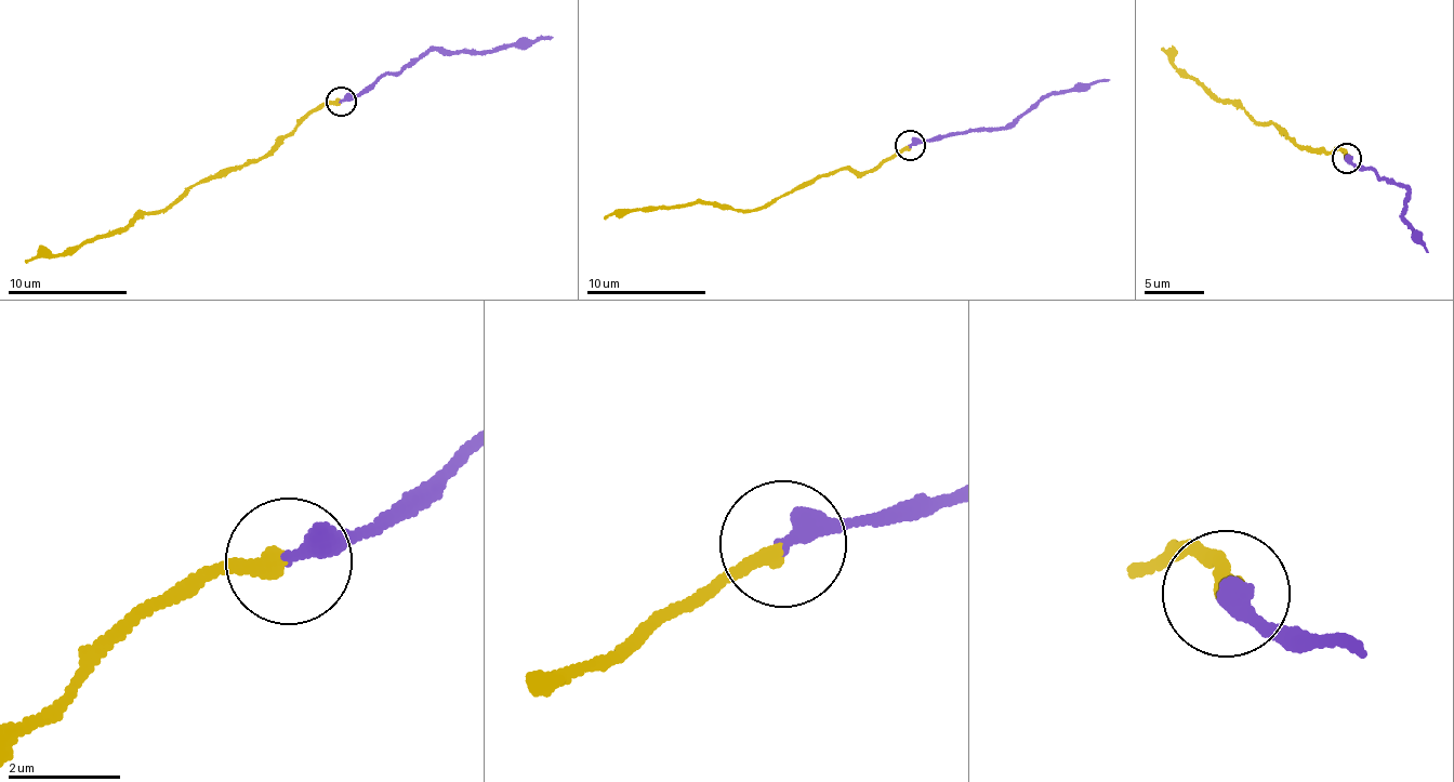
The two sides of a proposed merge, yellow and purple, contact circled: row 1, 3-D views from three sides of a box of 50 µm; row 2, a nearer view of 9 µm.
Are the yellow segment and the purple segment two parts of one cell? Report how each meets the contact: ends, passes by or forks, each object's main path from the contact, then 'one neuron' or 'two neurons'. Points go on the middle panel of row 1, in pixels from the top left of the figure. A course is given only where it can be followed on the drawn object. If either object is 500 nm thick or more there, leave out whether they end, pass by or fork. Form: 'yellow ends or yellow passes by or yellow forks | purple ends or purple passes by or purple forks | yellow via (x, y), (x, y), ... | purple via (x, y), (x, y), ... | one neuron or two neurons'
yellow ends | purple ends | yellow via (910, 145), (882, 160), (874, 171), (838, 170), (758, 208), (727, 210), (700, 203), (638, 209), (606, 219) | purple via (910, 145), (973, 130), (1010, 126), (1051, 92), (1109, 80) | one neuron

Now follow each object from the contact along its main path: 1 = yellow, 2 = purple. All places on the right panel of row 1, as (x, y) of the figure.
1: (1345, 158), (1338, 146), (1296, 146), (1279, 123), (1256, 123), (1241, 105), (1213, 96), (1175, 67), (1164, 49)
2: (1345, 158), (1360, 170), (1373, 169), (1383, 181), (1405, 186), (1411, 194), (1403, 219), (1428, 252)

